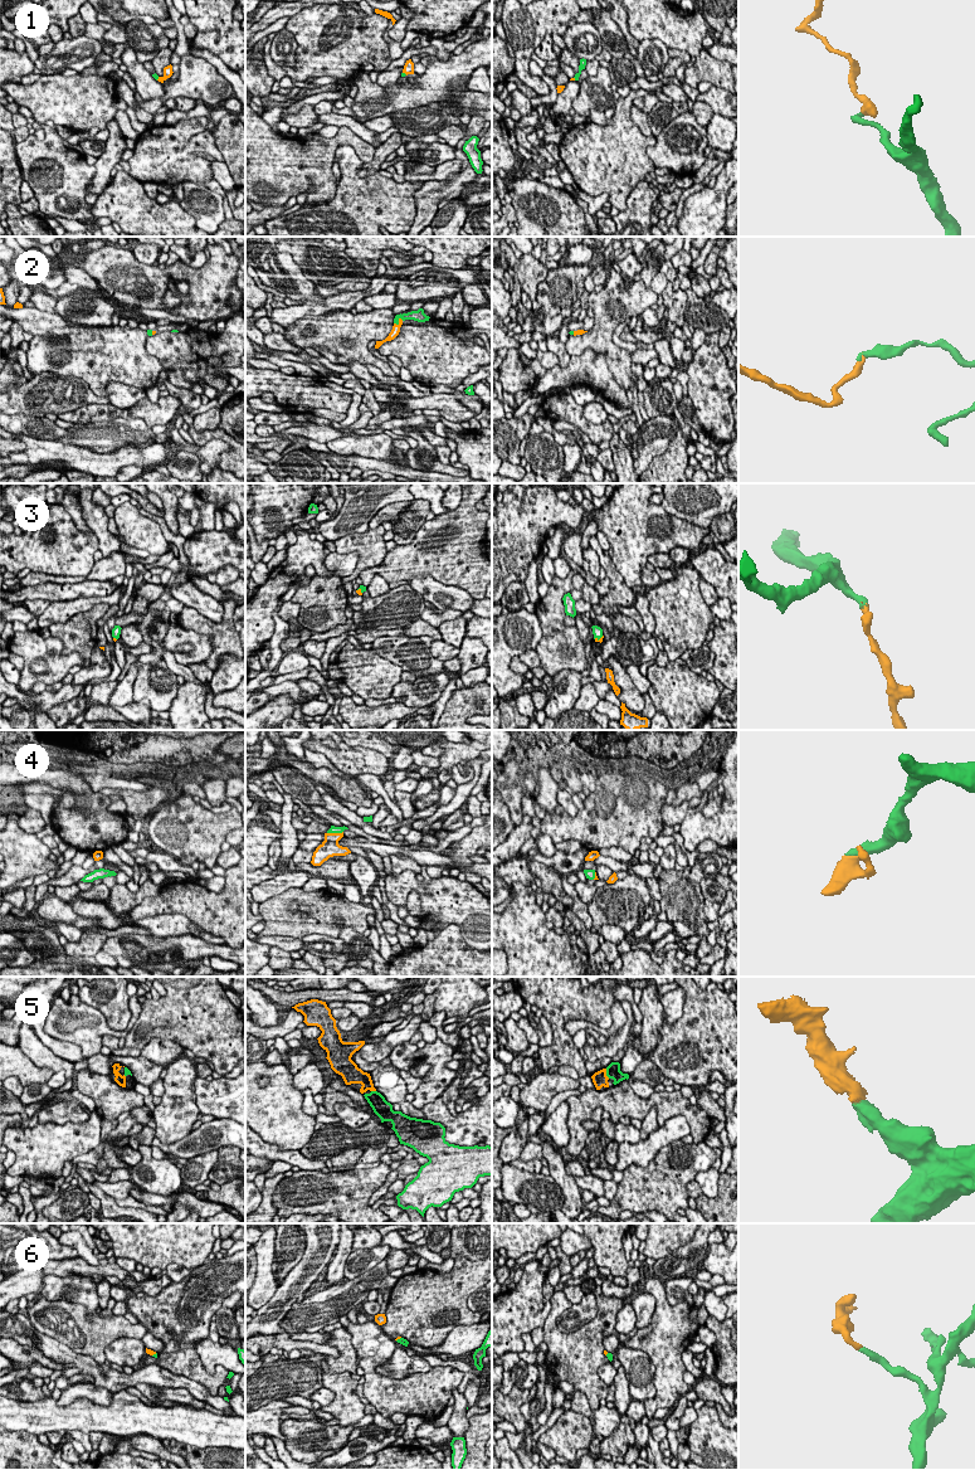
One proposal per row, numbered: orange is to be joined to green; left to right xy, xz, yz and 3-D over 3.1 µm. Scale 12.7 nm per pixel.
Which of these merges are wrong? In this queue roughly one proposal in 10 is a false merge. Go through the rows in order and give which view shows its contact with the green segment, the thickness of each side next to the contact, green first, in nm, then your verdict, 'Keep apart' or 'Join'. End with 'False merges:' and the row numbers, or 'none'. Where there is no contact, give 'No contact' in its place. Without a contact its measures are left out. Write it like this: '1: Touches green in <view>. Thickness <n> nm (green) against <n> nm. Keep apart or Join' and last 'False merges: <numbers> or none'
1: Touches green in xz. Thickness 60 nm (green) against 130 nm. Join
2: Touches green in xz. Thickness 130 nm (green) against 100 nm. Join
3: Touches green in yz. Thickness 130 nm (green) against 50 nm. Join
4: Touches green in xz. Thickness 100 nm (green) against 240 nm. Join
5: Touches green in yz. Thickness 190 nm (green) against 190 nm. Join
6: Touches green in xz. Thickness 90 nm (green) against 30 nm. Join
False merges: none

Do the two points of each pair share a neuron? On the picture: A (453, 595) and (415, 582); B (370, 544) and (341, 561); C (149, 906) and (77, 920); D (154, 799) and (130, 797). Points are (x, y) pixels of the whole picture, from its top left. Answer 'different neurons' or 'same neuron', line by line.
A: same neuron
B: different neurons
C: different neurons
D: same neuron

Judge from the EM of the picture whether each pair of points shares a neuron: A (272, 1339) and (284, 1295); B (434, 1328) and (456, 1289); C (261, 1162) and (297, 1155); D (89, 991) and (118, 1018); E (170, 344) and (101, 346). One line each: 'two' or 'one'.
A: two
B: one
C: two
D: one
E: two

